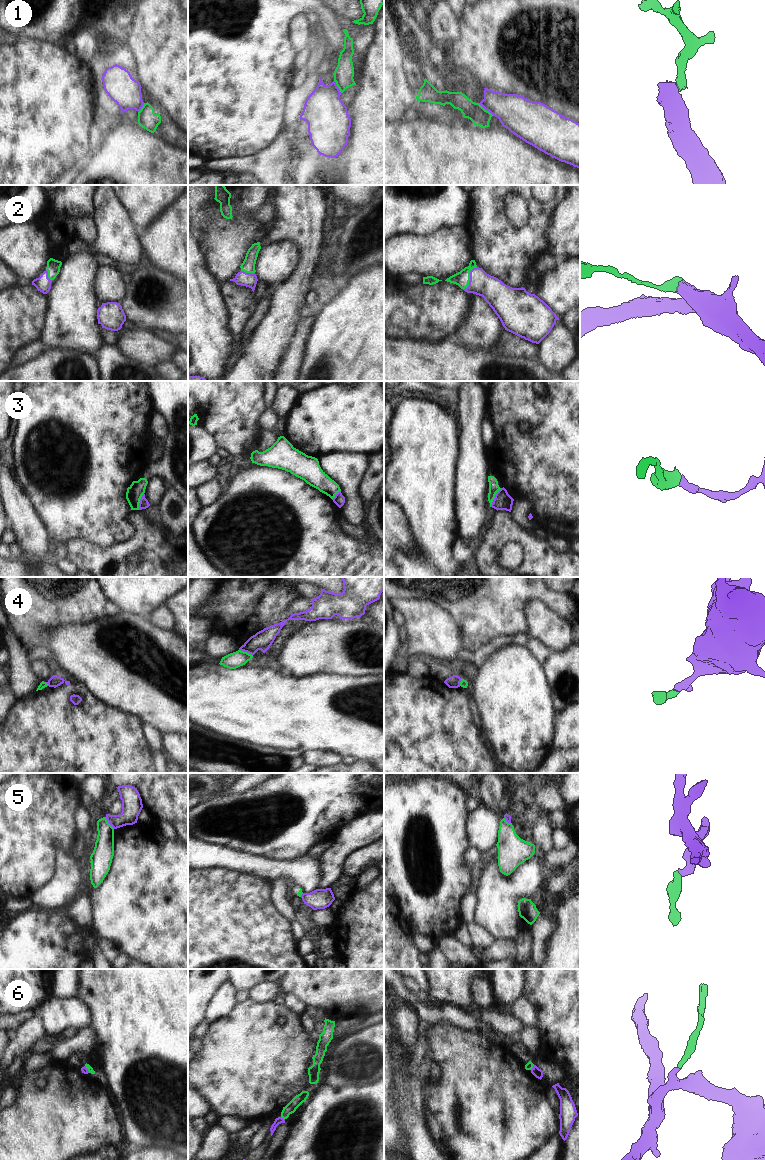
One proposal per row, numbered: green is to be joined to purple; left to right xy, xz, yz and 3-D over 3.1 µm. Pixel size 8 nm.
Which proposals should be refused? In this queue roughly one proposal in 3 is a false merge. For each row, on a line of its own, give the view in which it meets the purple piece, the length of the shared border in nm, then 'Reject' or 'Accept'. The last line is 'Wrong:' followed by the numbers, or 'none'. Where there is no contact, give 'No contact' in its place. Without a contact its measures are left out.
1: Touches purple in yz. Shared border 160 nm. Reject
2: Touches purple in yz. Shared border 220 nm. Accept
3: Touches purple in yz. Shared border 180 nm. Reject
4: Touches purple in xz. Shared border 120 nm. Reject
5: Touches purple in xy. Shared border 130 nm. Reject
6: Touches purple in xz. Shared border 40 nm. Accept
Wrong: 1, 3, 4, 5

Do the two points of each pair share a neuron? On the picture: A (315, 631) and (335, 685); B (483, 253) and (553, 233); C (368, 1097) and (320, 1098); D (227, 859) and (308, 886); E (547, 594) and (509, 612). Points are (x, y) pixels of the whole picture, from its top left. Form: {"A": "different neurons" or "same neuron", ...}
{"A": "different neurons", "B": "different neurons", "C": "same neuron", "D": "same neuron", "E": "same neuron"}

